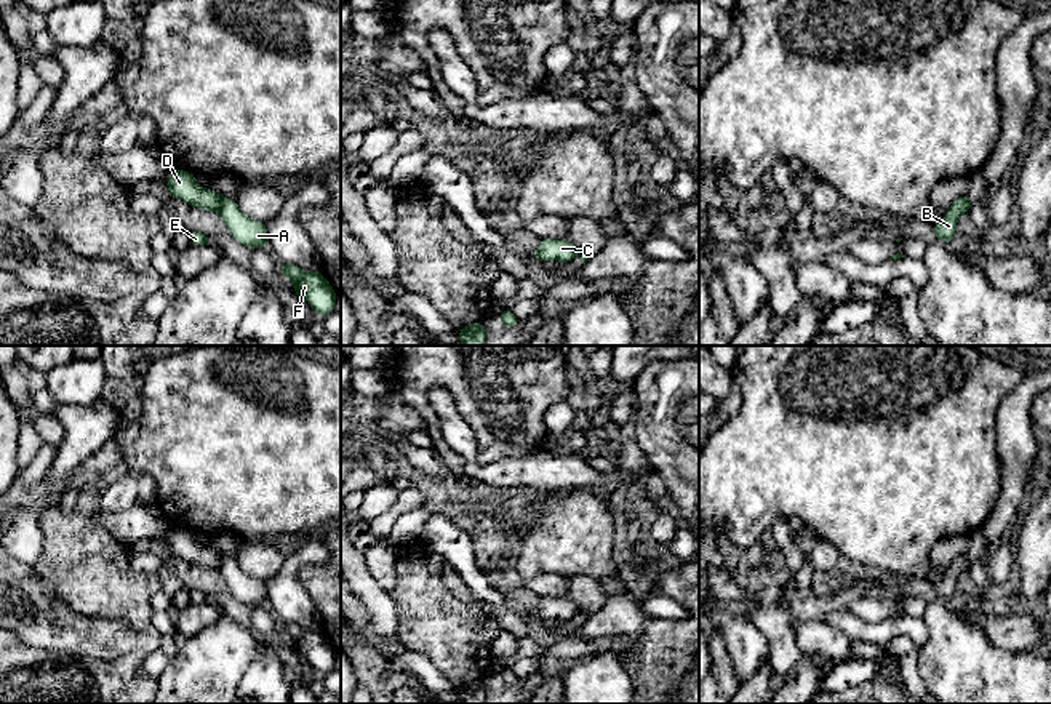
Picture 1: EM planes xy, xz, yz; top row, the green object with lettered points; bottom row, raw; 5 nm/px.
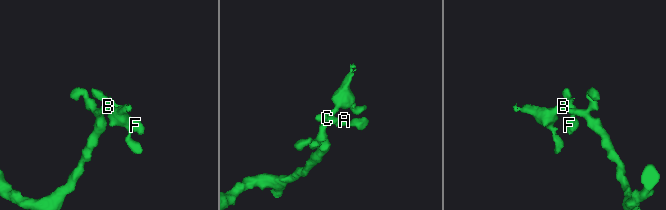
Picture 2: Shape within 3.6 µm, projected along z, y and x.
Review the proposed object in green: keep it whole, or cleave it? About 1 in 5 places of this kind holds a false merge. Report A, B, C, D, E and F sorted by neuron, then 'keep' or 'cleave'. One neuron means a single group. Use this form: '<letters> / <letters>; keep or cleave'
A F / B C D E; cleave

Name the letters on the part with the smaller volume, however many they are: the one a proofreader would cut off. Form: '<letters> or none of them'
A, F

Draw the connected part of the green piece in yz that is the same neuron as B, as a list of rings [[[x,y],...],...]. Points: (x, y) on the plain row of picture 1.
[[[966,554],[955,557],[944,578],[933,584],[934,595],[941,600],[952,602],[957,590],[957,578],[966,571],[968,565]]]

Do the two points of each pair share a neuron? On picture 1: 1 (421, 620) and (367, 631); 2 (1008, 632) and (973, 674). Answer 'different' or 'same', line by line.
1: different
2: different

